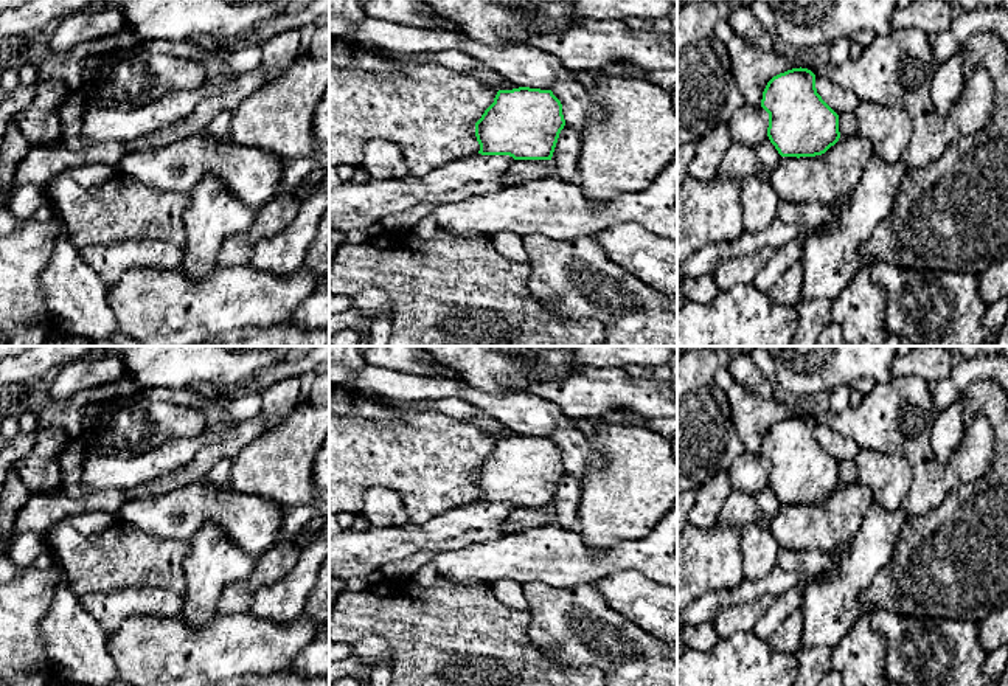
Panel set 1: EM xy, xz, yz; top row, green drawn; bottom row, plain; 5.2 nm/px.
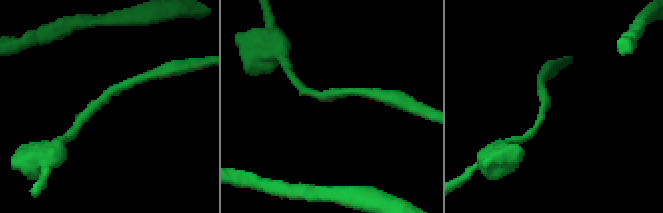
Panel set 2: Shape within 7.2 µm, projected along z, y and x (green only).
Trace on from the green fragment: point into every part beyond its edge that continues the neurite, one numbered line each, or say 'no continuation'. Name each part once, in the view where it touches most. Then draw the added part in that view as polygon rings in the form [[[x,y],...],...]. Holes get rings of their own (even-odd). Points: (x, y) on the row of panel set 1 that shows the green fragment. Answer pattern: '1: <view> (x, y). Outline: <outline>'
no continuation

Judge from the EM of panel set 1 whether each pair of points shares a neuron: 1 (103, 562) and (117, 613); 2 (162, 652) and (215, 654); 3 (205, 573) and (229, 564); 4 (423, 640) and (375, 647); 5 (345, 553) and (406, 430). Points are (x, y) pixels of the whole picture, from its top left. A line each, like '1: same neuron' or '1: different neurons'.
1: different neurons
2: same neuron
3: same neuron
4: different neurons
5: different neurons

